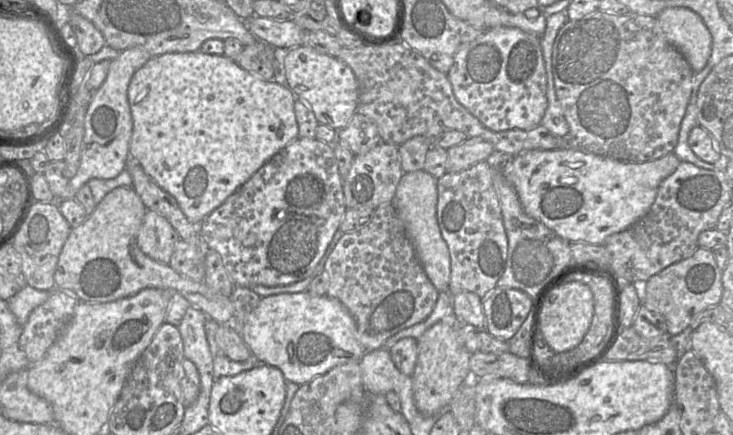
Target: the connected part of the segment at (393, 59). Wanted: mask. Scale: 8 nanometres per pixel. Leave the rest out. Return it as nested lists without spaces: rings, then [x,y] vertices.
[[[361,43],[341,47],[337,56],[354,72],[358,84],[358,110],[377,126],[382,141],[396,146],[414,136],[436,136],[448,130],[457,130],[467,137],[479,137],[494,147],[498,156],[515,156],[529,150],[555,150],[566,146],[561,139],[544,126],[531,129],[492,131],[486,128],[455,98],[447,74],[433,68],[417,51],[404,43],[371,46]]]

